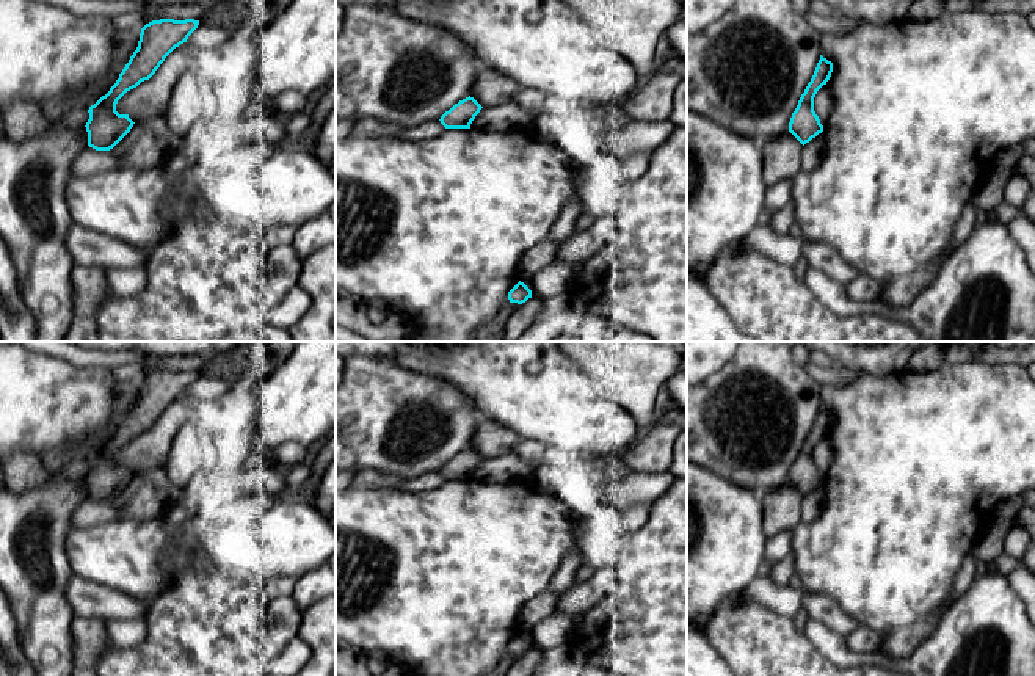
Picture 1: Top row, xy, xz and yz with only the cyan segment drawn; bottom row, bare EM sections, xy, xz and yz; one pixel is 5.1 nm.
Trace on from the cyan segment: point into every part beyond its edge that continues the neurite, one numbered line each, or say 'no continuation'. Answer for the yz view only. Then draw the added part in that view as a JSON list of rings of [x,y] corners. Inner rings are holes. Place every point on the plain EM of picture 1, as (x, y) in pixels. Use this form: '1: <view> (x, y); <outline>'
no continuation

